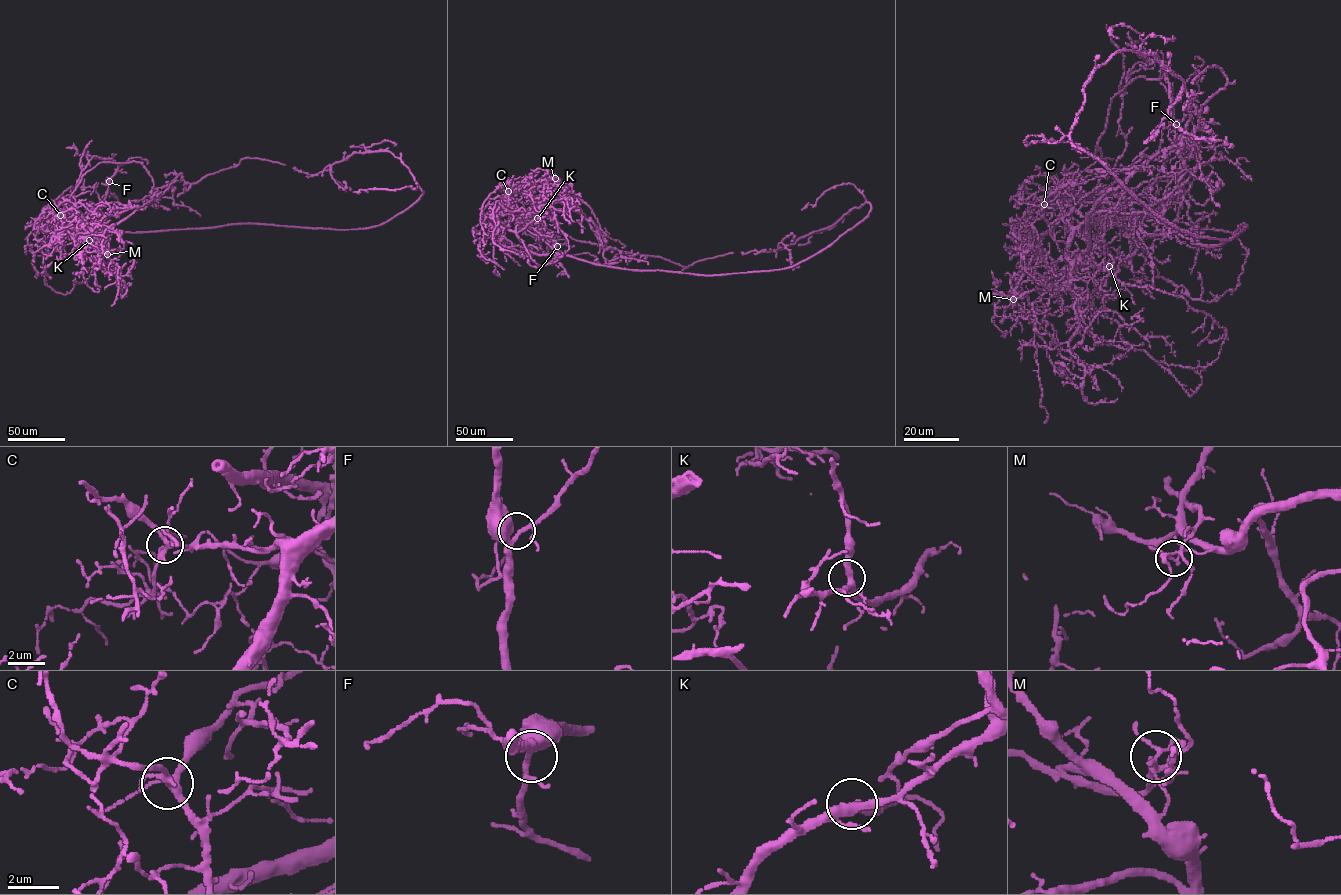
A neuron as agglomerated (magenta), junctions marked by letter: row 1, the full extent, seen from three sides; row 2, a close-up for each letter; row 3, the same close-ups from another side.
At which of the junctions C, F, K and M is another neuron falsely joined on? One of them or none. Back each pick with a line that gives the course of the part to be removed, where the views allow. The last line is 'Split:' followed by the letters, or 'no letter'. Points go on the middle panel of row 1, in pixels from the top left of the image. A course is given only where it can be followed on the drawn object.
M: foreign part runs (555, 178), (512, 194), (508, 229), (539, 255), (629, 269), (785, 269), (871, 204), (780, 243), (798, 266)
Split: M

